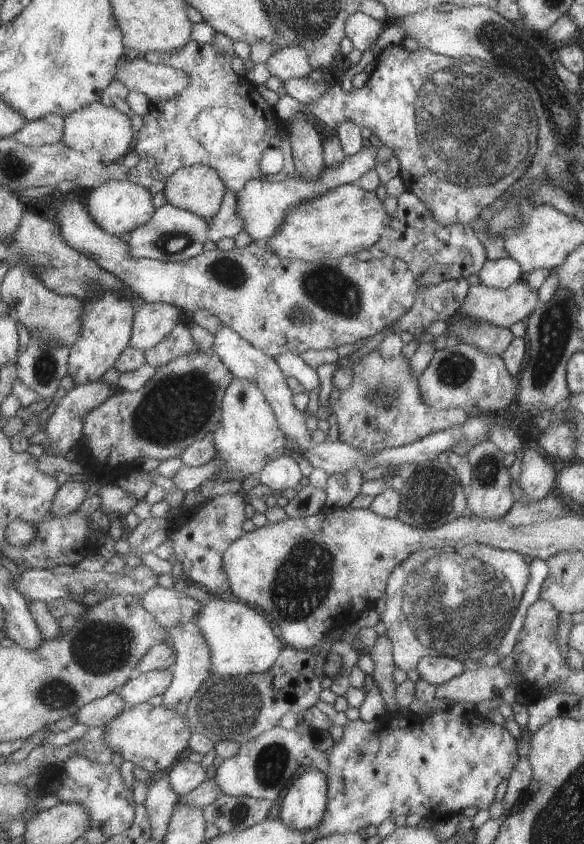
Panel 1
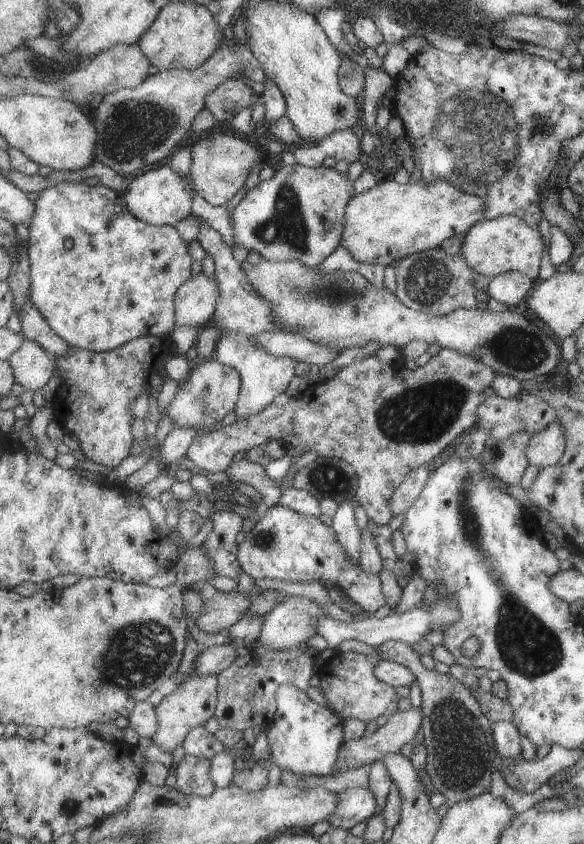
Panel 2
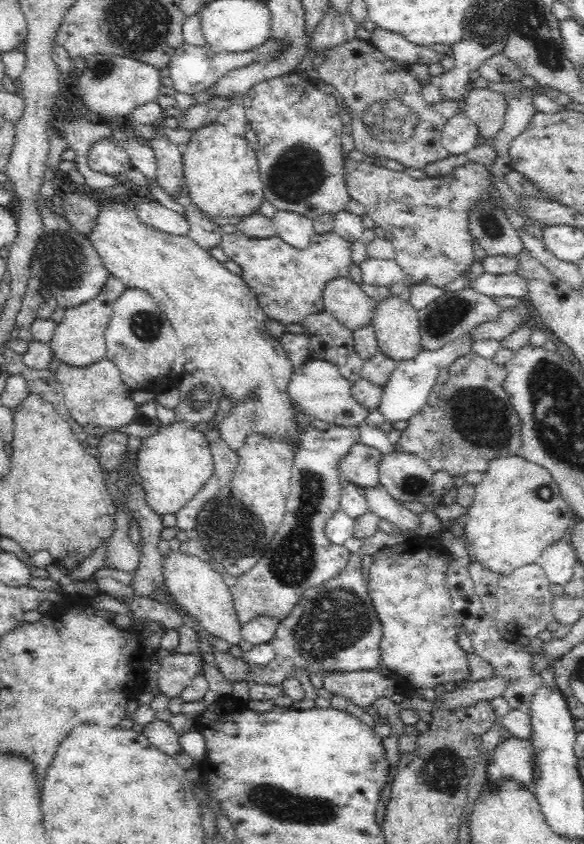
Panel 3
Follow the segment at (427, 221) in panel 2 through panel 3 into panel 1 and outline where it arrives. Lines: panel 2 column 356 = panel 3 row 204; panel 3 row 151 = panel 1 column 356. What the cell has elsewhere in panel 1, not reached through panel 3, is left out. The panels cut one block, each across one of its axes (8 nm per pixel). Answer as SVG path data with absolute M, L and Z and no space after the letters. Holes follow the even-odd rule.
M352 183L343 184L343 186L338 186L333 191L327 192L326 195L317 196L315 200L307 200L307 204L299 204L299 208L291 208L291 212L287 215L286 222L279 228L279 232L275 232L275 236L265 240L264 244L283 260L315 262L328 257L355 257L355 254L361 250L367 250L377 244L382 231L391 224L392 216L385 211L382 203L376 197L375 191L369 192Z

